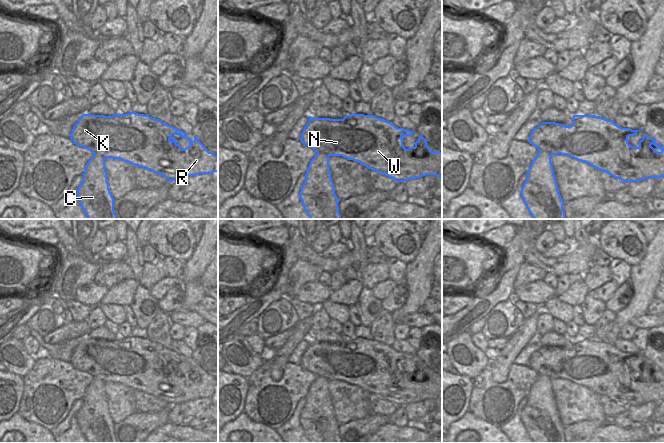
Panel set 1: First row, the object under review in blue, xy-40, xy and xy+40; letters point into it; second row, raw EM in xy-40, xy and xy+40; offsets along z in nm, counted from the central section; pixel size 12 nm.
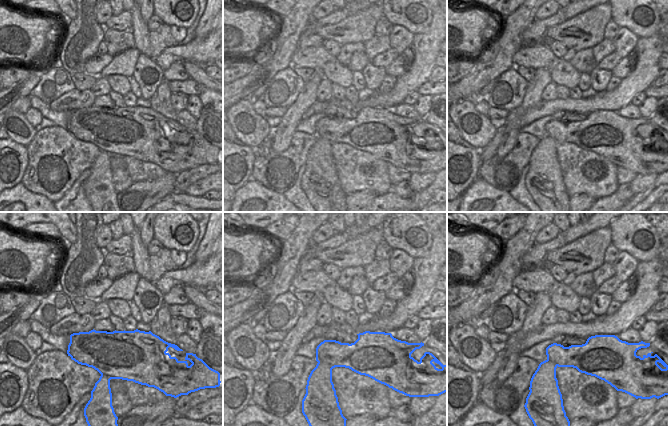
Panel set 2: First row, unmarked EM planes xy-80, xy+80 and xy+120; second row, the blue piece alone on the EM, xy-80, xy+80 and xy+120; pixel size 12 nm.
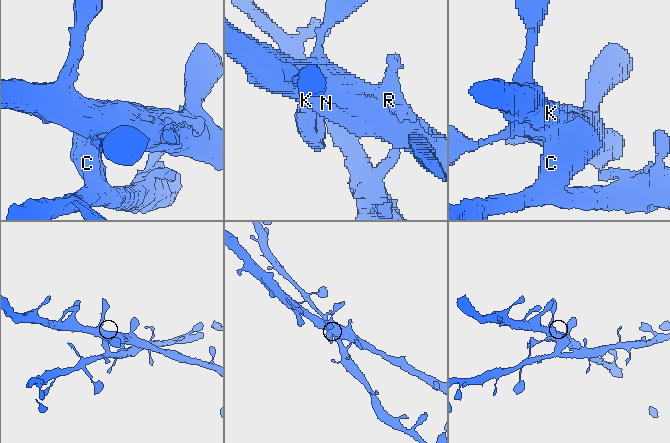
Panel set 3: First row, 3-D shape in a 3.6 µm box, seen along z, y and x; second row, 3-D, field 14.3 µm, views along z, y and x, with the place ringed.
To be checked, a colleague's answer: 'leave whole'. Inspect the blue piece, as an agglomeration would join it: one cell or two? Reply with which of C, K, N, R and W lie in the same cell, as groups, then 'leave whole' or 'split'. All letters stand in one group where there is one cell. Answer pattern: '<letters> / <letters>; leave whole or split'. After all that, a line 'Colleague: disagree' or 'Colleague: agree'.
C / K N R W; split
Colleague: disagree

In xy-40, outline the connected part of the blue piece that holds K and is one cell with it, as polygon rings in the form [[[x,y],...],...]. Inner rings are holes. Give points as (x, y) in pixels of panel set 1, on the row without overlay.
[[[130,336],[113,340],[83,338],[74,349],[70,363],[74,368],[90,374],[104,382],[120,383],[136,391],[142,391],[164,400],[169,406],[199,398],[218,396],[218,380],[209,376],[199,363],[187,362],[188,358],[154,343],[148,338]],[[173,359],[180,359],[190,365],[190,370],[182,373]]]

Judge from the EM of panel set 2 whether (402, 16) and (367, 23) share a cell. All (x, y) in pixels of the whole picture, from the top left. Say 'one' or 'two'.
two

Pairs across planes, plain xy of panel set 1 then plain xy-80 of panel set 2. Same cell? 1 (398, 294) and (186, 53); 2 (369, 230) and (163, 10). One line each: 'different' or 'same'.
1: different
2: different

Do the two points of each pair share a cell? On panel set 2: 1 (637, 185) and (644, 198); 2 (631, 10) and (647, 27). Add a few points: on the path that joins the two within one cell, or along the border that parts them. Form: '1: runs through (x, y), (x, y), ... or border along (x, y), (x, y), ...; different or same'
1: border along (657, 177), (644, 190), (634, 195); different
2: runs through (636, 15), (643, 24); same

